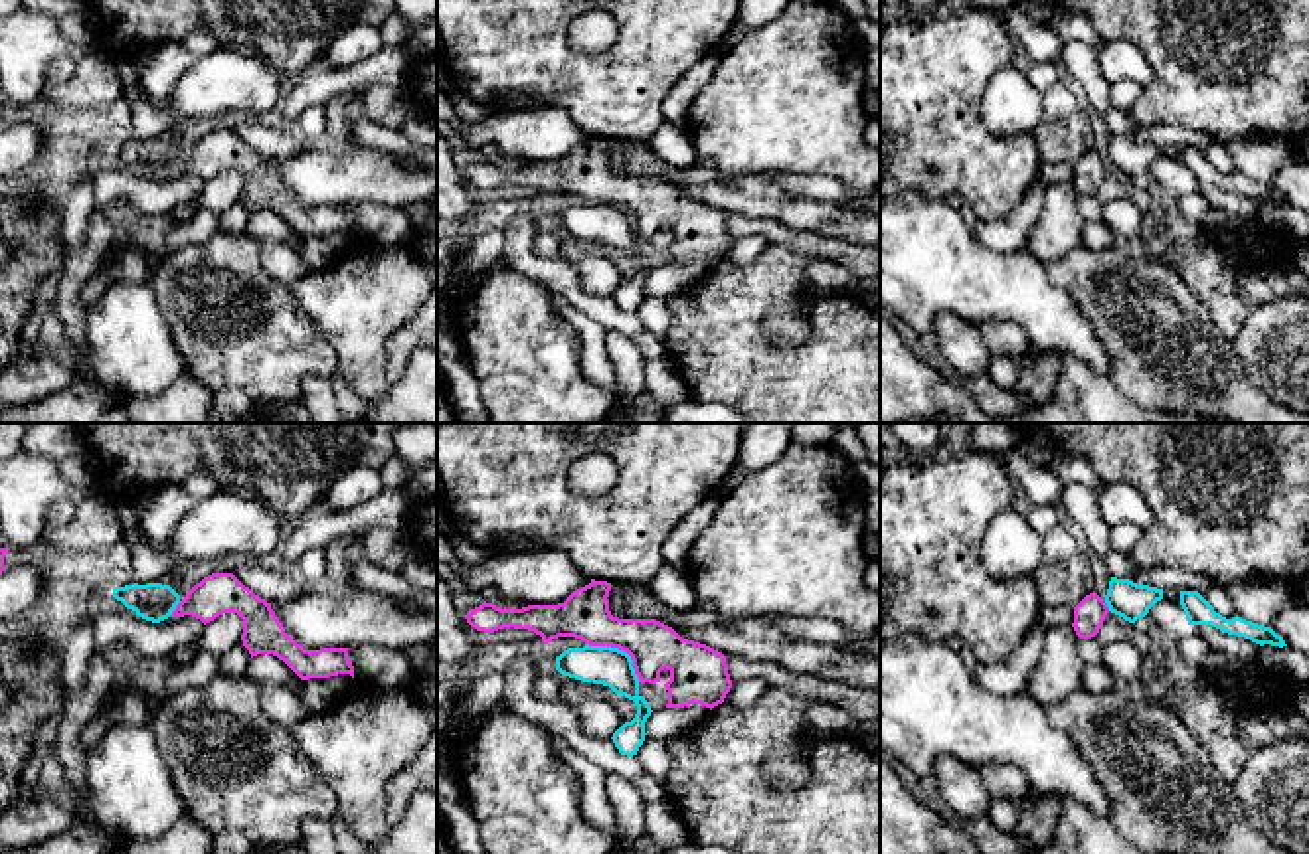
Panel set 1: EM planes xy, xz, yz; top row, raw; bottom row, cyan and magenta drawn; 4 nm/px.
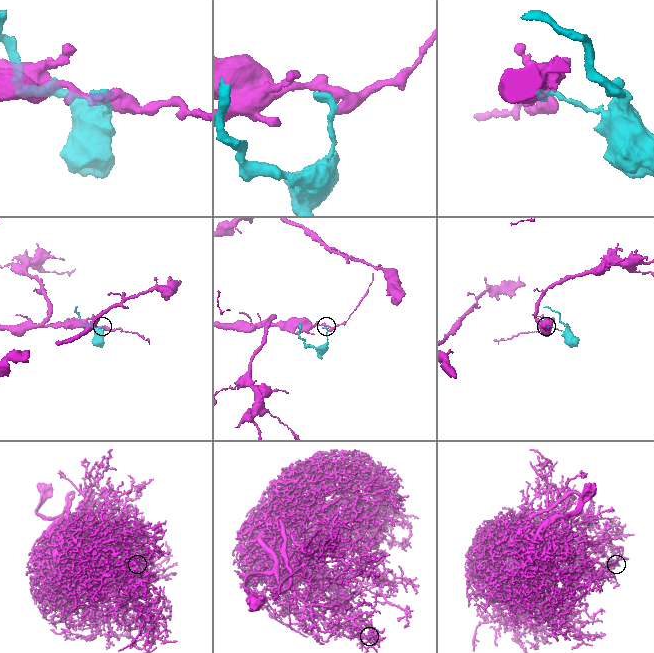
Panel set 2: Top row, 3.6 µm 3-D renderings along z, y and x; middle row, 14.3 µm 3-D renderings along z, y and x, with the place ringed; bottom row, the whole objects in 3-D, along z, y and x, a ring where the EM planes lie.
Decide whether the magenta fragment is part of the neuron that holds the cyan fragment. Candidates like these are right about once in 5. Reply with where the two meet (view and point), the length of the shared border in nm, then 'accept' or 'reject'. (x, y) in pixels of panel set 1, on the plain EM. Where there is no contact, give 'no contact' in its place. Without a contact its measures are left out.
xz (617, 206) | 280 nm | reject

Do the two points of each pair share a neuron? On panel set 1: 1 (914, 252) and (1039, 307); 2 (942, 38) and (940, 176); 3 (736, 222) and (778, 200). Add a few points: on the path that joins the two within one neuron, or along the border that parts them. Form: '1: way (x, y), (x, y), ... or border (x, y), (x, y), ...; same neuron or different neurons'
1: way (946, 269), (977, 285), (1007, 287); same neuron
2: way (940, 72), (940, 143); same neuron
3: border (724, 210), (754, 220), (776, 220), (789, 230); different neurons

